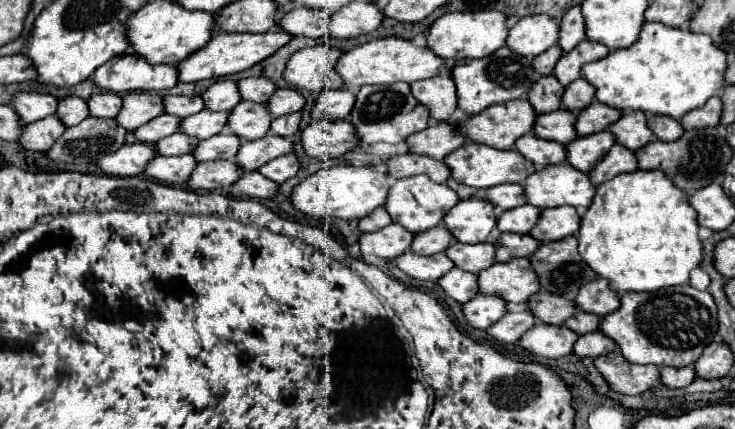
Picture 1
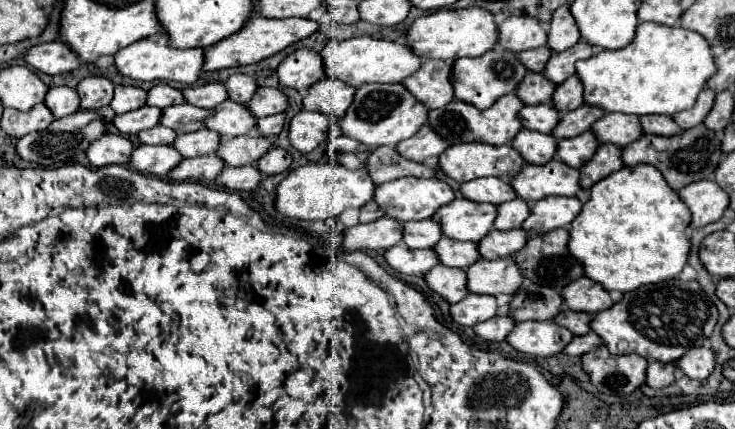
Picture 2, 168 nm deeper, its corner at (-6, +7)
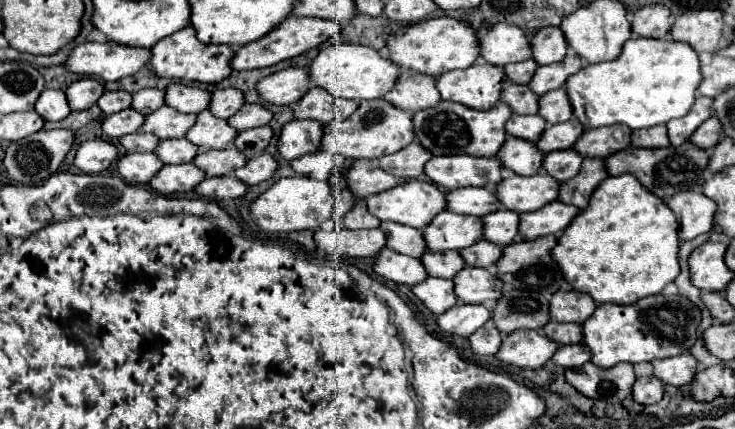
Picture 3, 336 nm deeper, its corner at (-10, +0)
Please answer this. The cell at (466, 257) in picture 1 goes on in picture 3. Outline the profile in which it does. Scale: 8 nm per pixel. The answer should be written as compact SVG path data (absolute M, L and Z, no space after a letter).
M425 252L419 260L427 268L427 274L437 278L453 278L465 266L459 252Z

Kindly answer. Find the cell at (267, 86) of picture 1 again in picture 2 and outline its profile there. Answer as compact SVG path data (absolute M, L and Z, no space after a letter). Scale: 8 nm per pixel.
M231 75L225 85L229 91L229 99L235 103L249 103L257 91L257 81L249 75Z

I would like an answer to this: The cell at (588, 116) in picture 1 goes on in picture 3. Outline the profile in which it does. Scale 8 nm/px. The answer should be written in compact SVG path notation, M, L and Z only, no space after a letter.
M571 118L569 122L563 122L563 124L547 126L537 142L537 148L543 154L553 152L553 150L569 150L577 142L581 132L583 132L583 128L579 128L579 124L575 124L575 118Z

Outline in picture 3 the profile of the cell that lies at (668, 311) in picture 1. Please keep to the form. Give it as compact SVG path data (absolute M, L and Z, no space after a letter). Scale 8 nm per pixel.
M647 296L629 306L601 304L591 318L583 322L583 344L591 352L591 362L599 368L611 368L619 362L651 362L689 352L697 342L697 326L701 322L699 308L683 296Z

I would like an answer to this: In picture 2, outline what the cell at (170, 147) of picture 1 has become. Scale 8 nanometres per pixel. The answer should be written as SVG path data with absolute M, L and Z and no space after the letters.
M157 125L155 129L147 129L147 133L141 133L139 139L147 145L173 145L173 141L177 139L177 131Z

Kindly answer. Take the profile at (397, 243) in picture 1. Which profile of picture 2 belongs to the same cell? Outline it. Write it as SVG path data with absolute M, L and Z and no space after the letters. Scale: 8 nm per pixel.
M381 217L373 223L359 223L343 231L343 247L347 251L391 249L403 241L403 223L391 217Z

